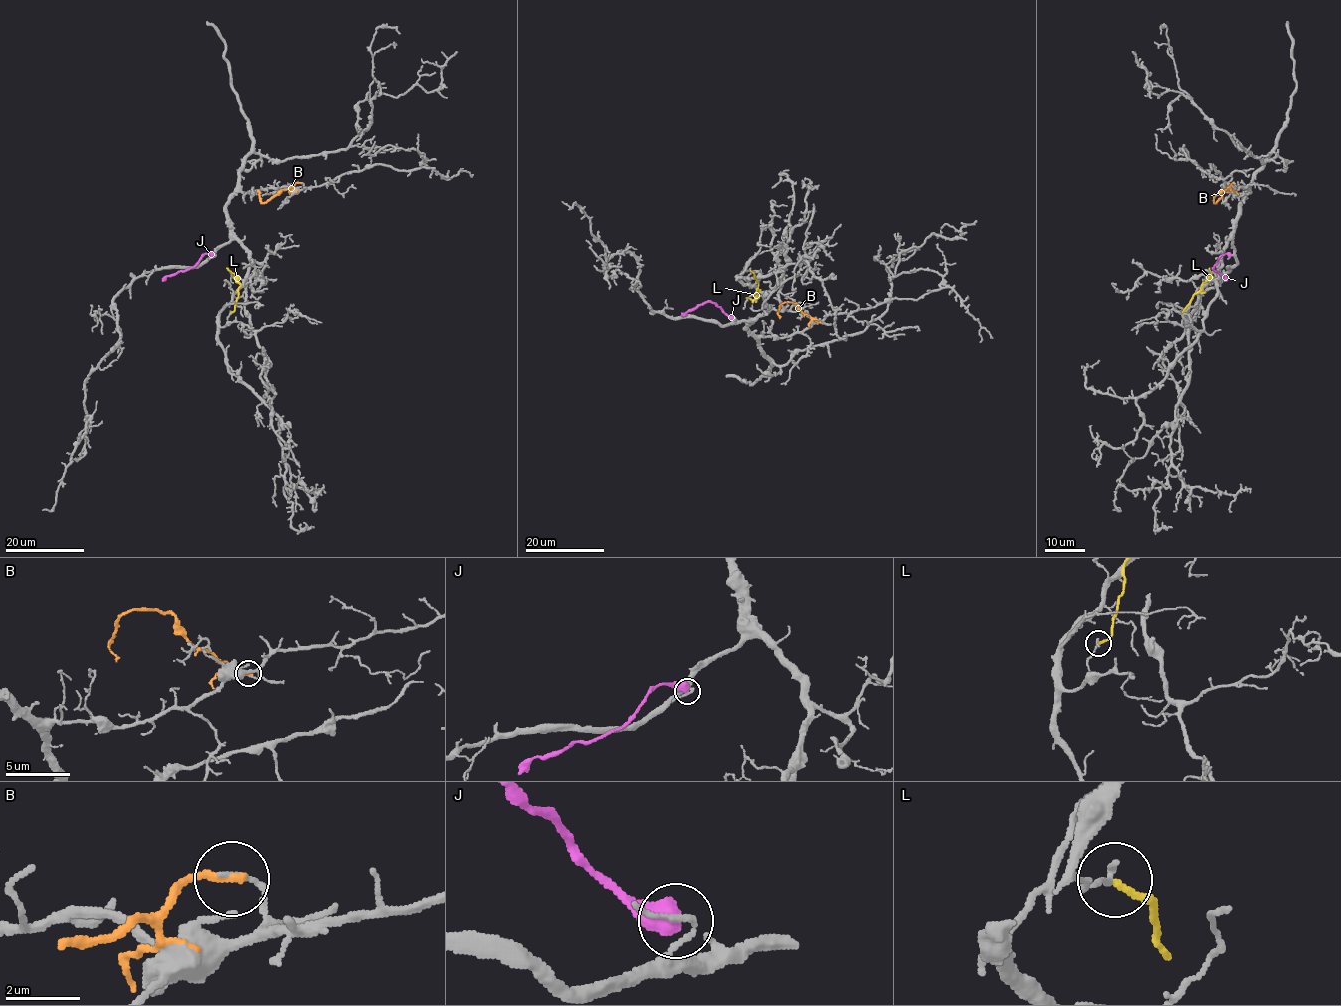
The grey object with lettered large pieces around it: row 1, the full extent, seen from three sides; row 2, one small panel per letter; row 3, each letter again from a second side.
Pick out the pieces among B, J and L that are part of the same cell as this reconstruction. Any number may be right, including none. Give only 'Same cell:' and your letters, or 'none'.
Same cell: none

